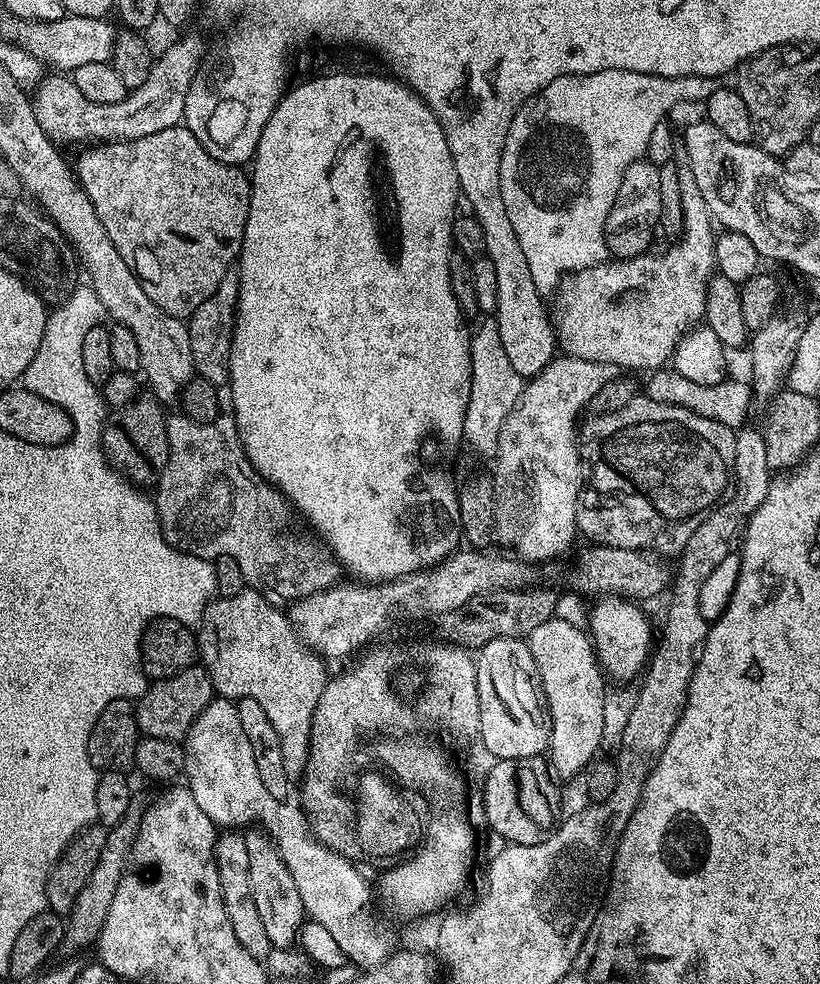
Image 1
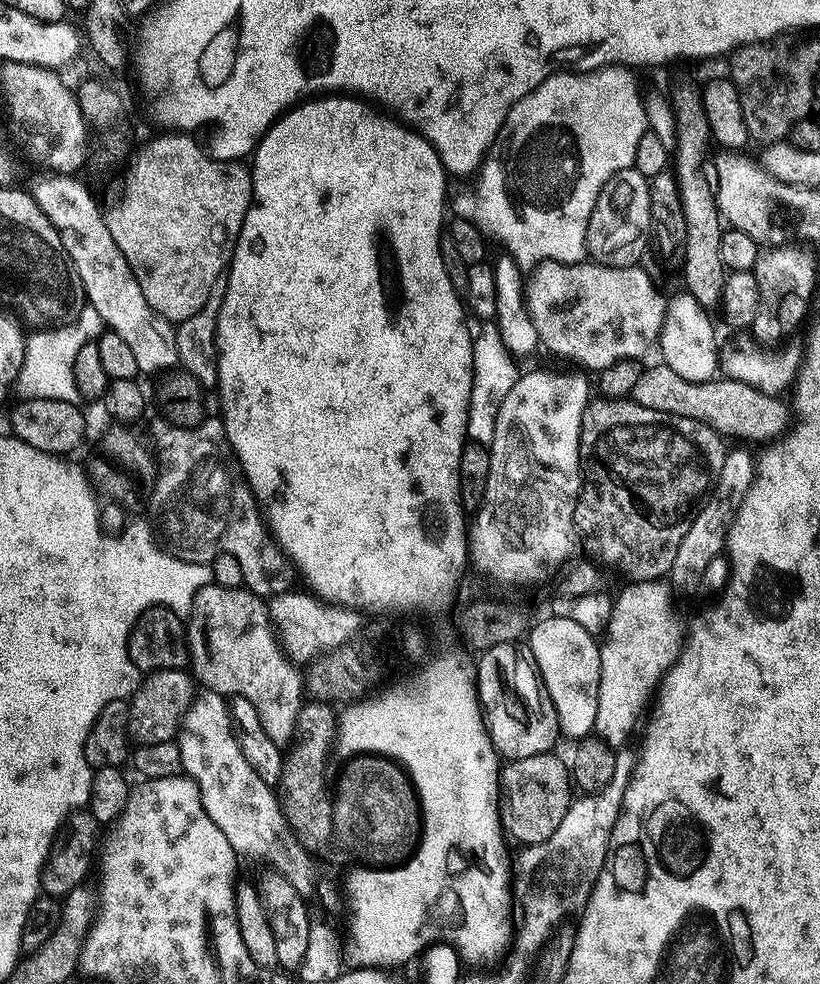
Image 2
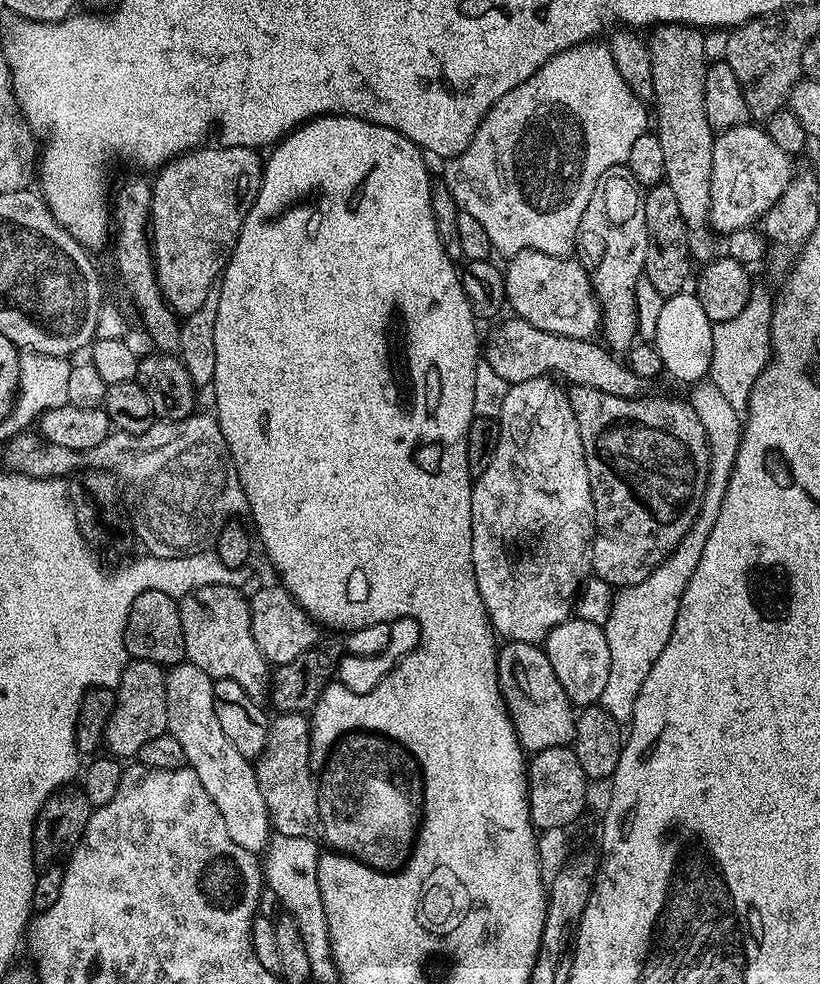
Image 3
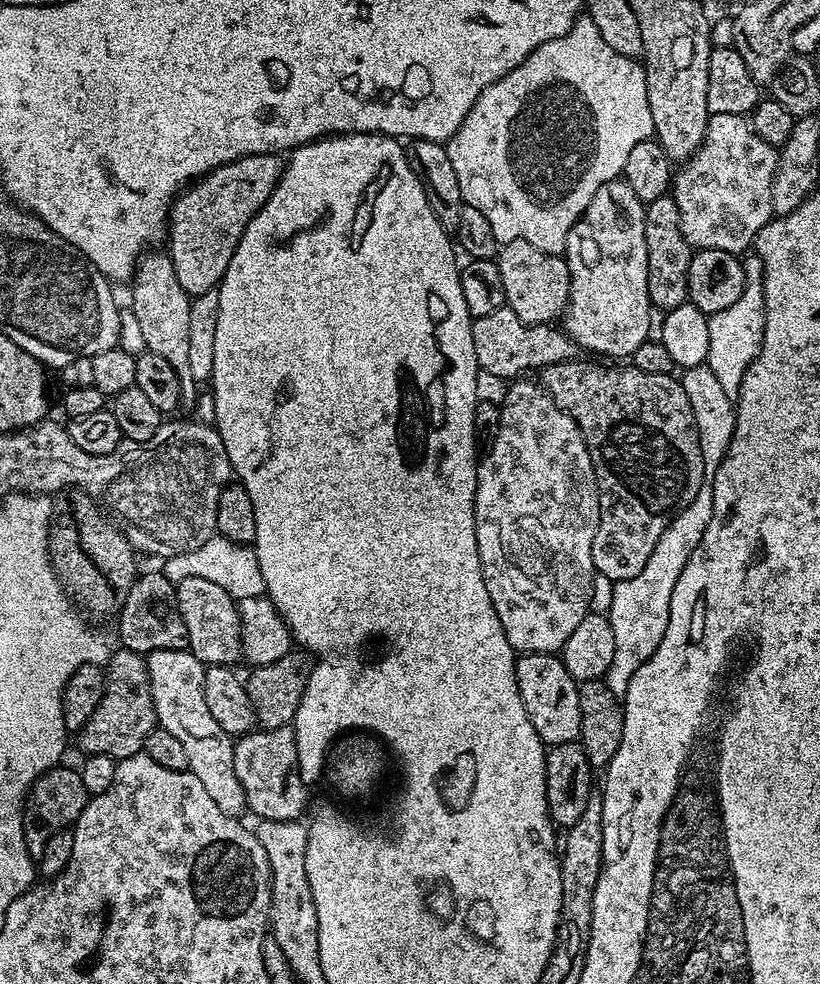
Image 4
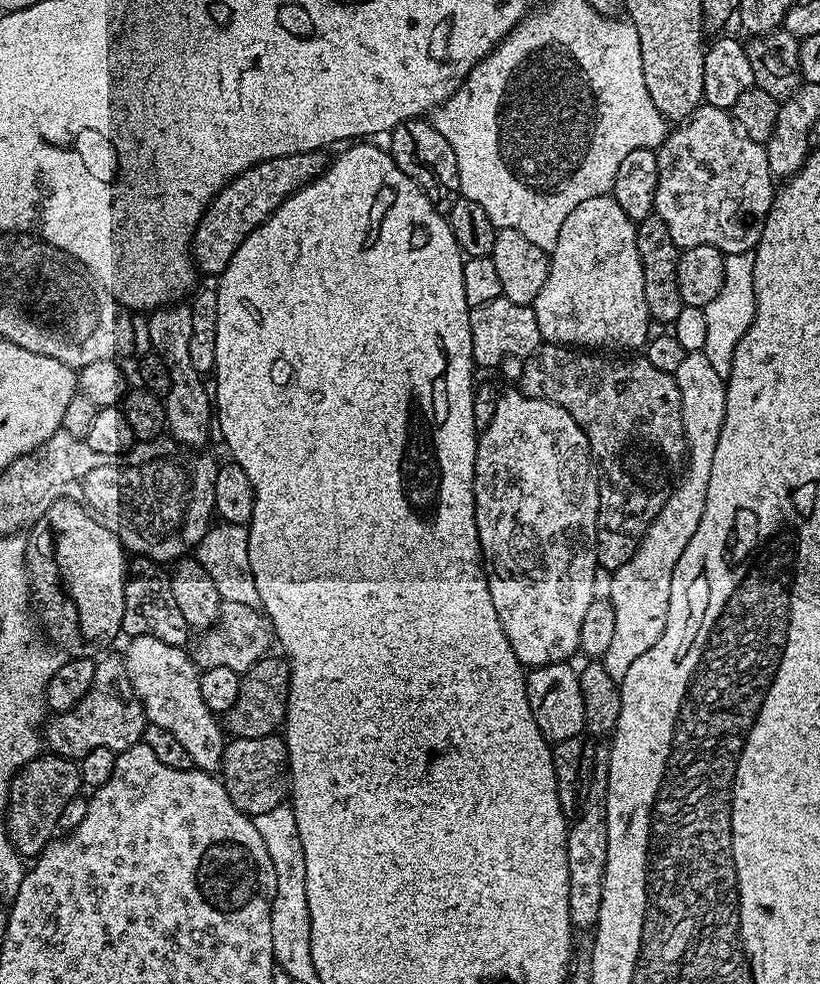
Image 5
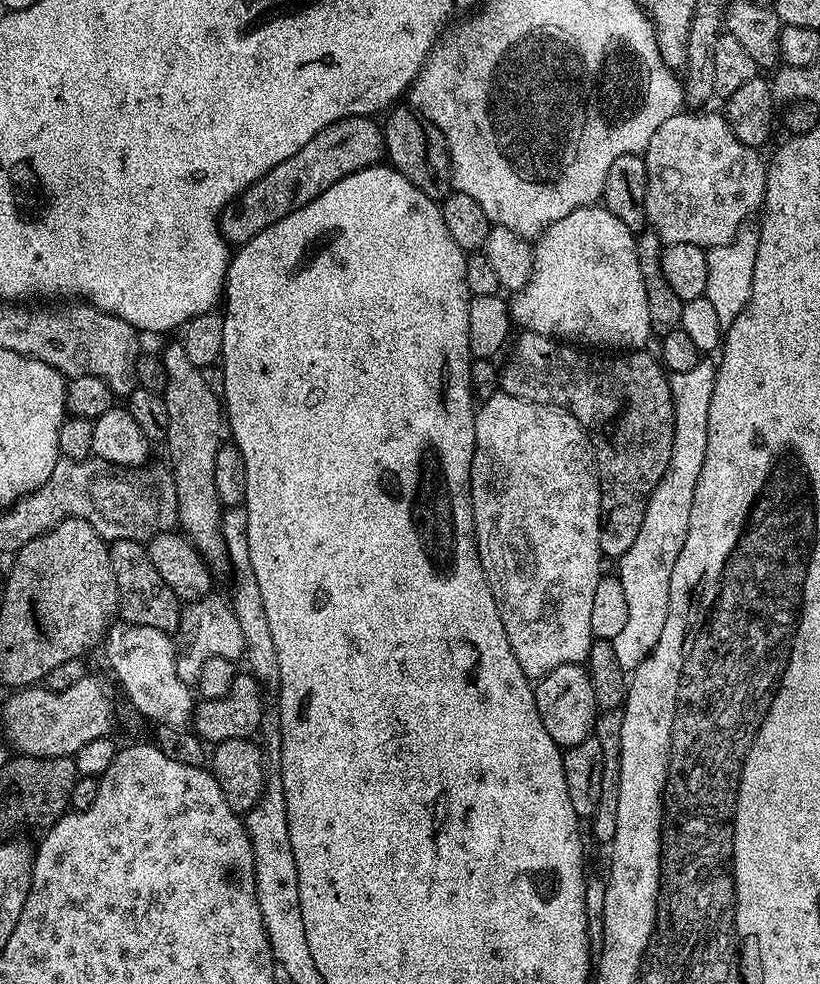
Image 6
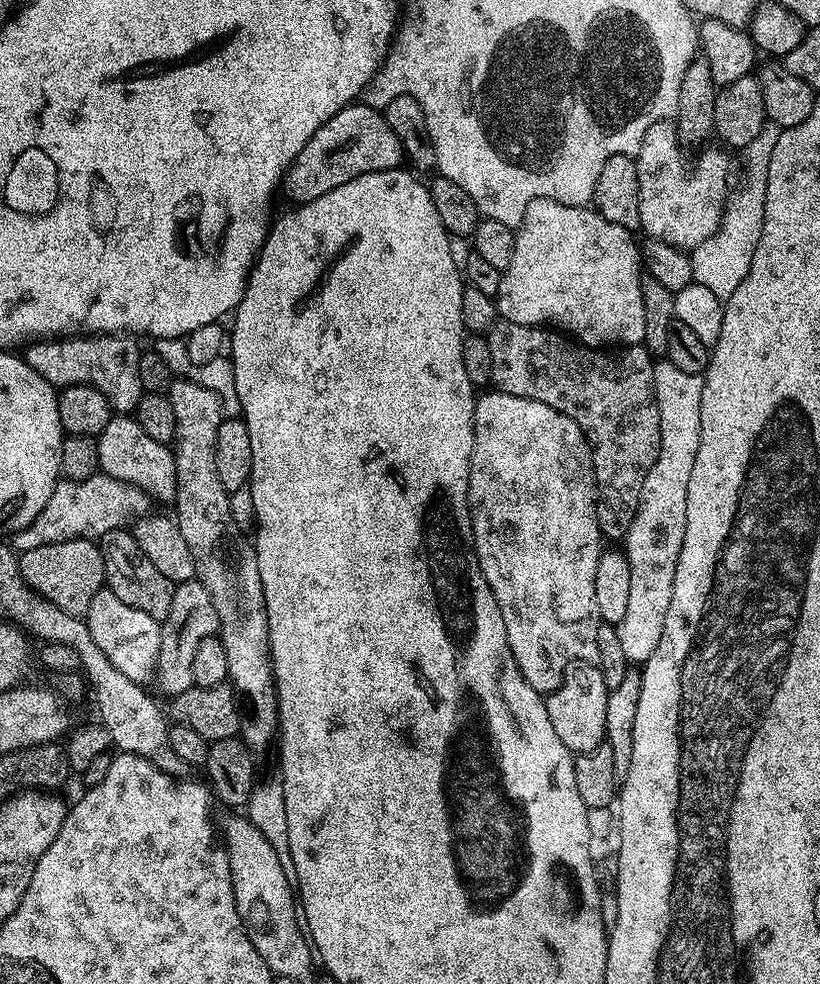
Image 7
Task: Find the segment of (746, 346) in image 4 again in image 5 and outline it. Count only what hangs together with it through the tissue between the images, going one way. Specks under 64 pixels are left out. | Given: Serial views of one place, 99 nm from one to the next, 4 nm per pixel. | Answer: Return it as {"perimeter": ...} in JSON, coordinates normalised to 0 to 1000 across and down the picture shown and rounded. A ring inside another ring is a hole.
{"perimeter":[[[921,255],[887,258],[883,262],[883,286],[880,295],[876,297],[876,303],[860,311],[861,319],[861,352],[859,359],[871,372],[871,377],[887,384],[890,380],[890,372],[895,368],[895,356],[900,348],[915,335],[922,318],[922,304],[920,303],[920,262]]]}

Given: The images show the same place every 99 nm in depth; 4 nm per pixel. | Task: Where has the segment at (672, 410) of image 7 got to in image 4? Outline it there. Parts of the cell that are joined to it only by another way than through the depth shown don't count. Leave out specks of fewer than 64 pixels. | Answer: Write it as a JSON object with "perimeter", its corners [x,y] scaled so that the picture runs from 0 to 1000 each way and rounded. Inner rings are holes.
{"perimeter":[[[862,369],[837,374],[833,375],[828,387],[832,396],[837,396],[837,404],[841,404],[841,417],[846,417],[846,429],[851,433],[851,449],[856,453],[860,488],[851,498],[846,510],[841,510],[841,514],[837,514],[837,518],[827,521],[807,543],[807,547],[802,547],[802,551],[798,555],[798,563],[793,563],[793,571],[788,571],[788,575],[783,575],[783,583],[773,583],[773,587],[754,589],[745,595],[746,619],[740,619],[739,625],[746,631],[746,639],[749,640],[749,673],[744,673],[739,694],[749,706],[755,709],[760,708],[763,697],[768,697],[768,689],[773,689],[773,681],[778,681],[778,677],[783,677],[783,673],[788,673],[793,669],[793,665],[798,665],[798,661],[802,661],[802,652],[807,652],[807,648],[812,644],[817,604],[822,604],[822,591],[827,591],[827,586],[832,584],[832,575],[837,575],[841,563],[846,563],[851,551],[856,551],[856,543],[861,543],[861,535],[866,535],[866,522],[871,522],[871,502],[868,501],[867,488],[890,453],[890,445],[895,445],[898,412],[887,402],[885,396],[880,396],[871,376],[866,376]]]}

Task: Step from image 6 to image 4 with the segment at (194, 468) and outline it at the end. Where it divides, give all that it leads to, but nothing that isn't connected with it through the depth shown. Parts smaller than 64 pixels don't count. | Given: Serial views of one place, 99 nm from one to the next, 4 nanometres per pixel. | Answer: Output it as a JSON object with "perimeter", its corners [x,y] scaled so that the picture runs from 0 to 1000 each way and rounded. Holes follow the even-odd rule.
{"perimeter":[[[188,252],[177,255],[159,286],[161,292],[161,321],[166,324],[166,333],[176,345],[174,353],[182,358],[202,364],[216,378],[220,389],[221,408],[228,409],[239,402],[241,391],[232,384],[230,349],[232,349],[232,311],[234,305],[217,291],[216,278],[212,277],[210,263],[204,255]]]}

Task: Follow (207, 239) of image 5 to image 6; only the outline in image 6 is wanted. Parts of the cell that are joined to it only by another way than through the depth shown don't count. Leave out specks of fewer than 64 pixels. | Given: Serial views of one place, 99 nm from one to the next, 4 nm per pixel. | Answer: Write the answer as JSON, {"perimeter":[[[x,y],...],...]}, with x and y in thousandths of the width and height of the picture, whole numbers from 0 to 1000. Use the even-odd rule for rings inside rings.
{"perimeter":[[[421,118],[412,124],[399,126],[391,134],[383,136],[383,140],[378,140],[378,144],[373,144],[373,148],[368,148],[368,152],[363,152],[363,157],[359,157],[359,161],[334,169],[334,173],[323,177],[313,187],[305,188],[294,199],[289,199],[283,206],[276,208],[271,216],[271,239],[283,250],[305,246],[305,242],[310,242],[320,234],[324,234],[324,230],[334,230],[334,226],[349,222],[349,217],[354,217],[359,213],[373,209],[373,205],[388,201],[388,197],[393,197],[393,193],[402,193],[402,189],[407,189],[407,185],[417,185],[417,181],[443,171],[455,171],[459,167],[465,166],[470,159],[468,131],[457,121],[448,118]]]}

